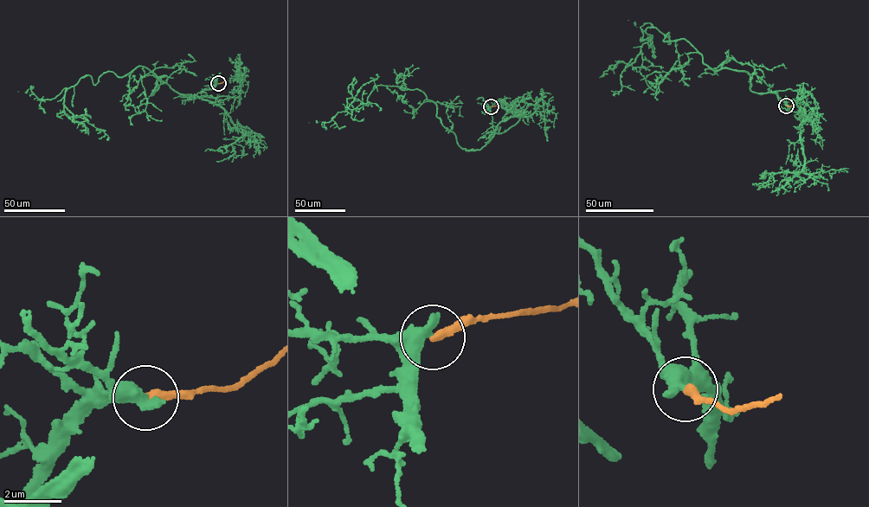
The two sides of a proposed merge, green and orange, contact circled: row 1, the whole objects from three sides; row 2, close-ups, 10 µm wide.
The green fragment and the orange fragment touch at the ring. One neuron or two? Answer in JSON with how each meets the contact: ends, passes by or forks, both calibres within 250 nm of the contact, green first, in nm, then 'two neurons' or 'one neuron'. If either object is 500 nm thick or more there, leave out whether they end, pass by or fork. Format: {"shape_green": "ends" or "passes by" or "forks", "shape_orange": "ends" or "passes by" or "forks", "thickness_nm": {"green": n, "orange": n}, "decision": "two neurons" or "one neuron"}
{"thickness_nm": {"green": 550, "orange": 280}, "decision": "two neurons"}

